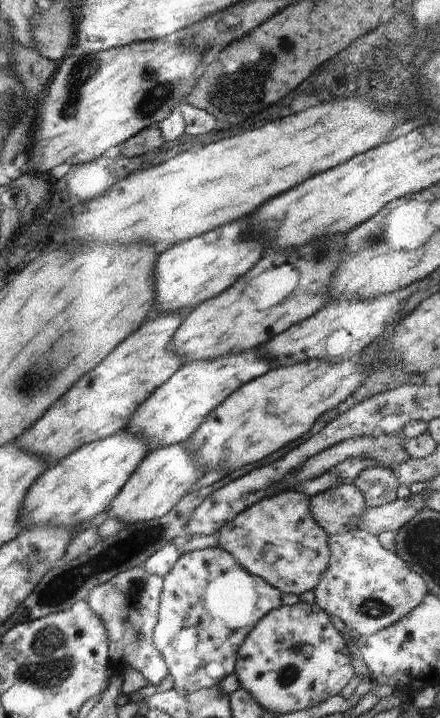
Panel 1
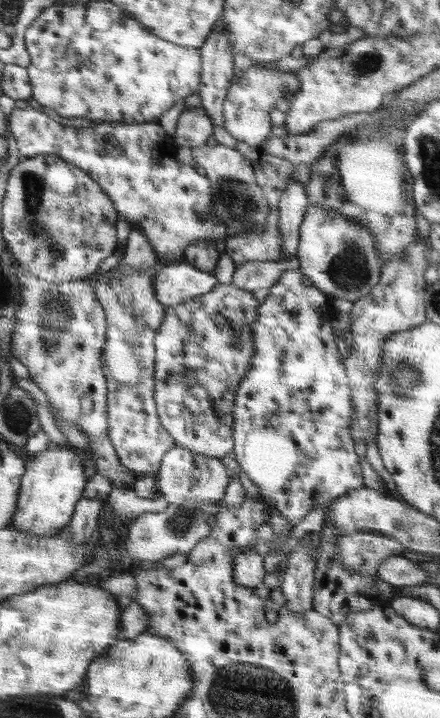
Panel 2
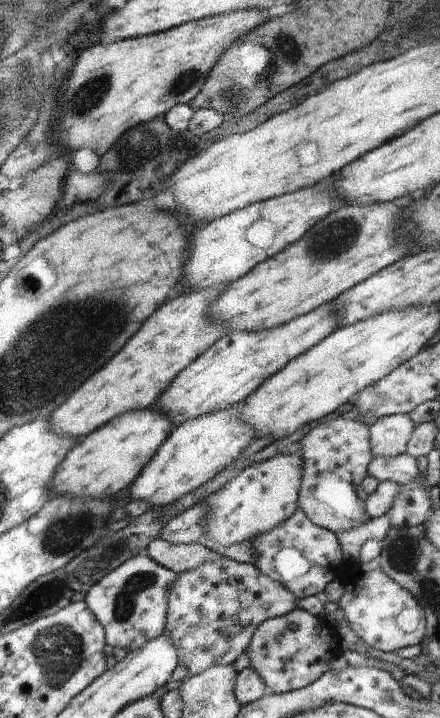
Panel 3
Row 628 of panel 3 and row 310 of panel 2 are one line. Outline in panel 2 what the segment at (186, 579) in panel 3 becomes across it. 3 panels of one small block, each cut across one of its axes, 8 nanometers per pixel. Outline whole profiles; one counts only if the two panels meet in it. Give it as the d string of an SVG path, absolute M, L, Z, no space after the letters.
M220 283L206 294L165 308L165 318L156 333L153 399L161 425L175 440L192 453L221 459L233 452L233 402L241 378L249 368L253 355L253 322L260 302L250 290Z

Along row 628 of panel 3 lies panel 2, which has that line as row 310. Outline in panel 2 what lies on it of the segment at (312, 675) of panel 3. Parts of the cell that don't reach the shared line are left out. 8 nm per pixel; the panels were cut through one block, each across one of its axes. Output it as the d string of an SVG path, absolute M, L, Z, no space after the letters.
M299 269L284 271L280 278L271 286L268 296L260 303L258 316L254 320L252 342L254 345L253 355L249 362L250 370L241 378L240 388L236 390L233 402L233 452L240 465L241 472L248 475L248 478L258 486L261 498L270 508L276 508L281 516L296 526L303 516L306 516L315 506L331 502L335 498L348 493L352 489L364 486L362 470L360 469L359 458L354 449L354 439L351 433L351 420L354 416L352 404L352 393L349 387L349 378L342 355L334 341L334 332L330 320L336 314L335 309L327 300L327 295L313 285L305 274Z

